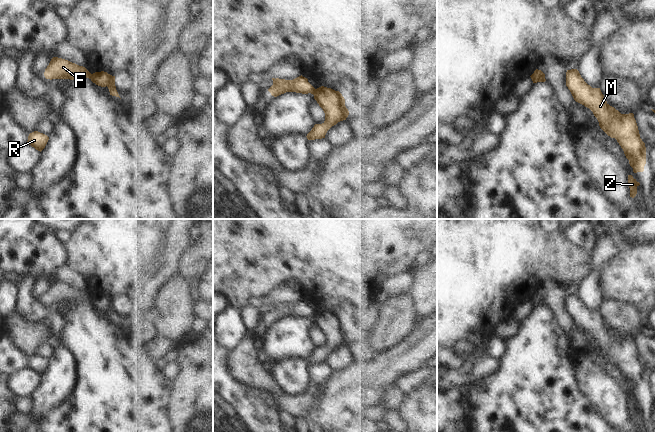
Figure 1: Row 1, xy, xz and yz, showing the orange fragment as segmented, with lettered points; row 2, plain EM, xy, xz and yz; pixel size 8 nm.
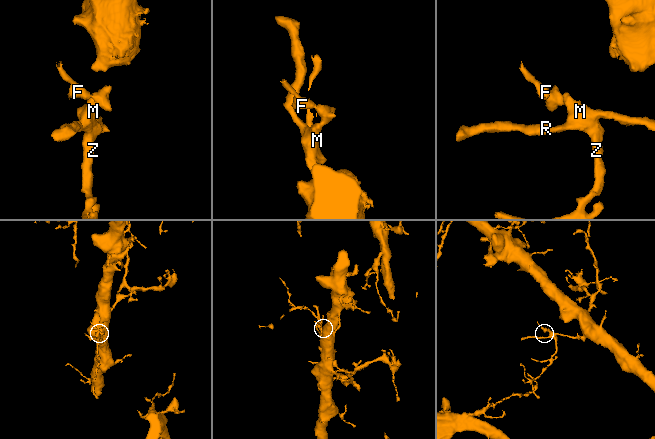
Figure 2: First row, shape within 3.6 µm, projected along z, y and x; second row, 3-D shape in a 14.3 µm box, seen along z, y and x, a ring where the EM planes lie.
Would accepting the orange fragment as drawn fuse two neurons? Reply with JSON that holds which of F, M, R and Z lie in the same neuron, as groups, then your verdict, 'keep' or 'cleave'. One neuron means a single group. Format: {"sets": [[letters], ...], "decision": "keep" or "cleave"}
{"sets": [["F"], ["M", "R", "Z"]], "decision": "cleave"}

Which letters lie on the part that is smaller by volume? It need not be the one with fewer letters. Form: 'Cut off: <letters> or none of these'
Cut off: F

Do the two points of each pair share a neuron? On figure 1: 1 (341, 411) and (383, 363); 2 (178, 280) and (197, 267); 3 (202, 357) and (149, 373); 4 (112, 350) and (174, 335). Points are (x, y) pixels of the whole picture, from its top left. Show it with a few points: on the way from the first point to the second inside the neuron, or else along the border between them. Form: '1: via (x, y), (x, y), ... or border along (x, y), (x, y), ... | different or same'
1: via (353, 403), (376, 376) | same
2: border along (171, 265), (190, 279) | different
3: border along (164, 353), (163, 371), (173, 382), (172, 391) | different
4: border along (156, 343), (163, 350) | different

